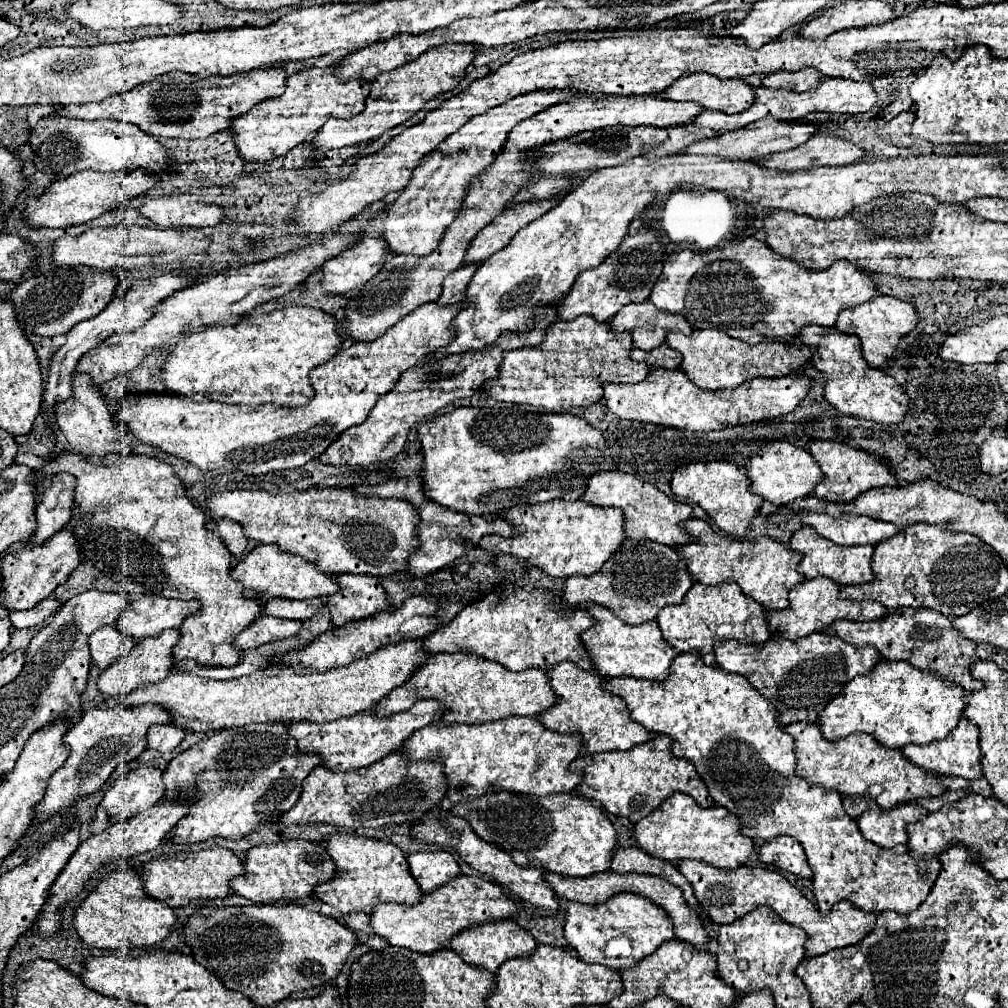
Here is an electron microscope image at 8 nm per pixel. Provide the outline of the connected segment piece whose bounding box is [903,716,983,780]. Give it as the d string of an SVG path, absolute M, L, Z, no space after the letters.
M965 716L959 720L955 730L947 738L929 742L929 744L907 744L903 748L903 754L907 760L911 760L913 764L917 764L929 772L937 772L937 774L945 774L945 776L961 776L967 780L975 780L975 778L983 776L981 752L979 752L979 728Z

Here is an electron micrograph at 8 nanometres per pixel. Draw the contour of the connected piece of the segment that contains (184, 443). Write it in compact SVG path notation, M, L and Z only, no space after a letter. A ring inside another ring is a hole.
M435 302L423 304L421 308L413 310L403 320L399 320L395 326L391 326L391 330L387 330L375 342L361 342L361 344L343 348L329 362L311 370L309 378L311 378L311 388L315 396L307 406L277 408L273 404L263 404L263 406L249 408L249 406L219 404L211 400L195 402L191 398L177 396L177 394L139 394L139 396L127 396L125 404L121 406L121 414L129 424L129 430L133 432L133 436L137 436L143 444L155 446L175 458L191 462L203 472L227 468L227 470L241 470L247 476L255 476L255 474L301 468L309 460L323 454L329 448L329 444L339 438L341 432L345 432L351 426L363 424L371 408L375 406L375 402L379 400L379 396L389 392L403 372L425 362L425 356L429 356L431 352L437 352L439 348L449 346L453 340L451 324L461 308L463 304L453 304L453 306L437 306Z

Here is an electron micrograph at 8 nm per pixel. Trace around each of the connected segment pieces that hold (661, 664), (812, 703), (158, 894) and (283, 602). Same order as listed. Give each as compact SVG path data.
M583 604L581 608L587 608L587 612L597 620L593 628L583 632L583 644L587 646L589 656L595 662L599 674L609 678L633 676L647 680L665 680L669 676L669 666L677 652L663 640L657 620L639 626L629 626L623 624L623 620L619 620L609 608L603 608L599 604Z
M825 632L809 634L799 640L771 638L763 644L721 642L715 644L715 656L723 670L743 674L761 696L779 708L783 726L793 722L815 722L817 712L823 710L849 680L871 672L871 668L883 660L879 650L871 646L851 646L839 636L829 636Z
M209 846L199 852L183 852L177 858L155 858L143 864L143 884L145 892L151 898L167 900L169 906L189 906L191 900L199 898L225 898L231 894L229 880L243 874L243 862L237 856L221 846Z
M273 598L265 604L263 614L275 616L275 618L289 618L289 620L307 620L311 618L319 608L323 608L321 598L313 600L287 600L287 598Z

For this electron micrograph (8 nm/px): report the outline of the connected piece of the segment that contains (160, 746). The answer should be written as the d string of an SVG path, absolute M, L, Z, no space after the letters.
M163 724L163 726L151 726L147 732L147 742L149 748L157 752L171 752L181 744L185 738L185 732L173 724Z

